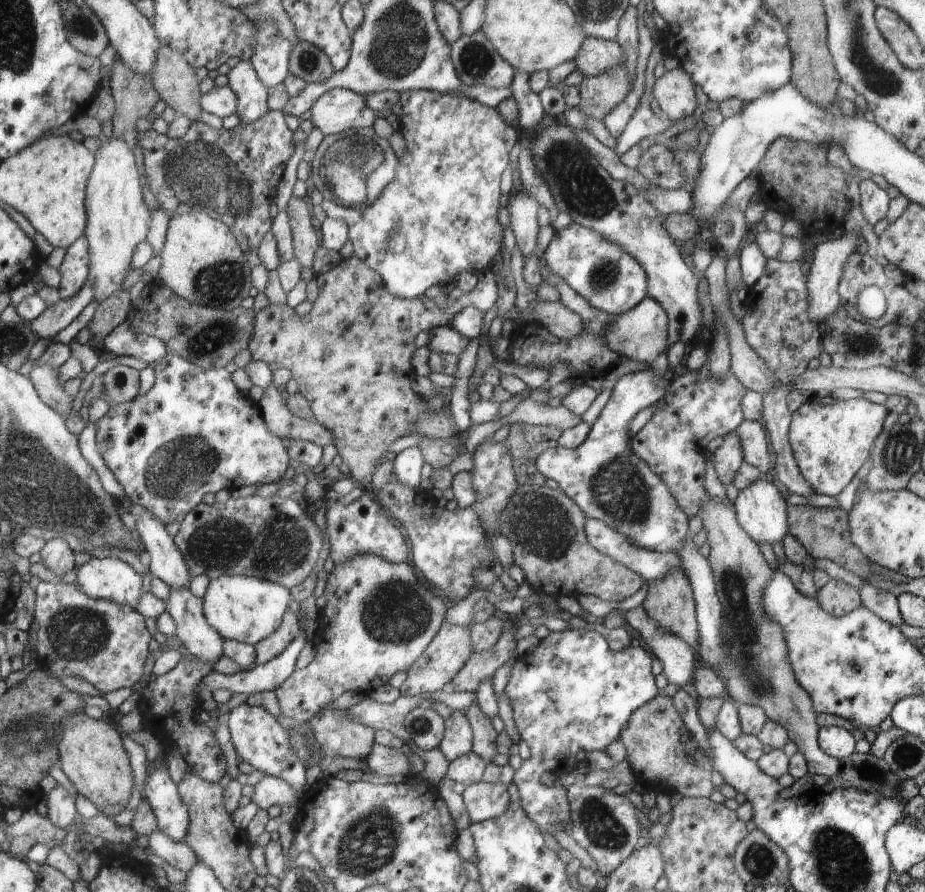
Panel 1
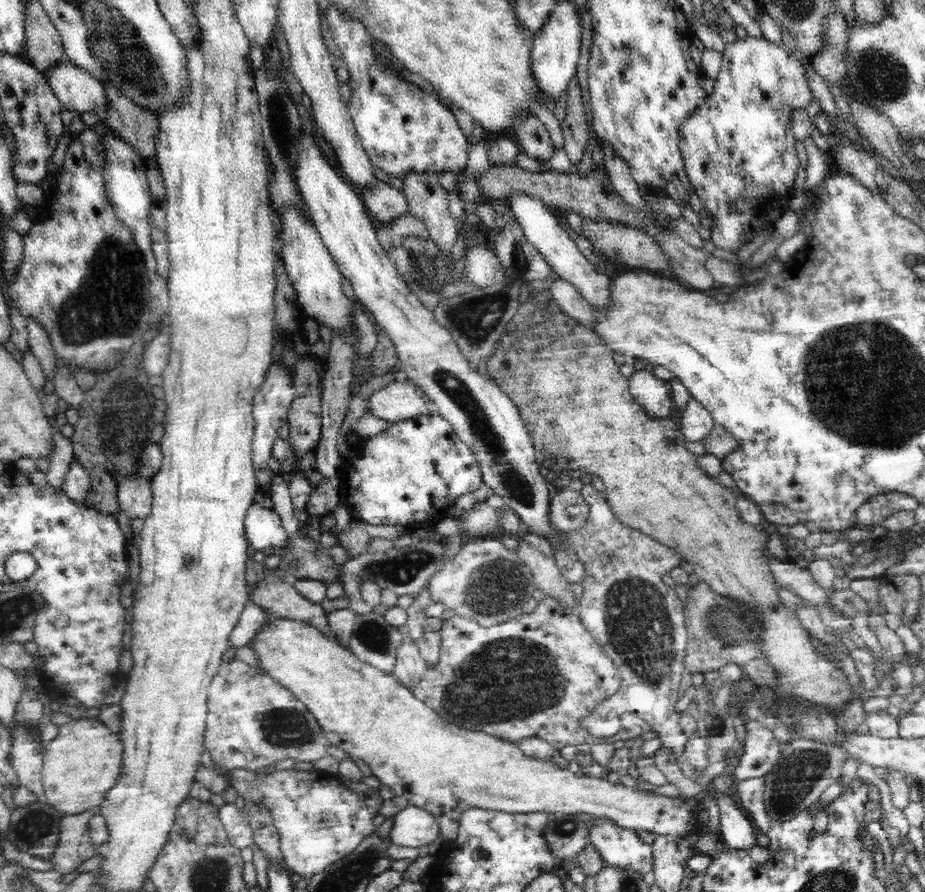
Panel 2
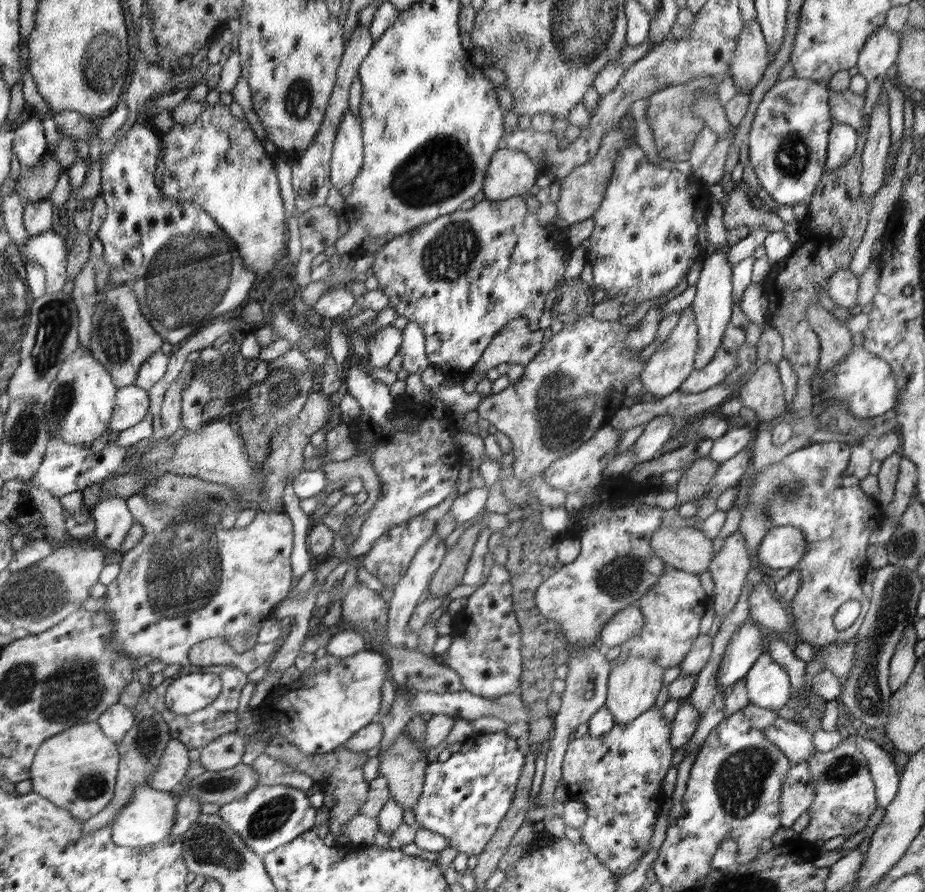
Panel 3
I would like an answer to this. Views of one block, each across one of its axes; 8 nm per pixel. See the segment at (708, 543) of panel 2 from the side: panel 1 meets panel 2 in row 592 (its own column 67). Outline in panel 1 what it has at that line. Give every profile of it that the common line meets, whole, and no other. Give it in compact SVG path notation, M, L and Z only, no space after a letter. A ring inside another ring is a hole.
M75 713L68 716L62 722L61 739L59 740L59 762L58 766L62 772L70 779L73 784L74 791L77 795L82 795L84 799L90 801L100 813L114 818L120 814L130 800L132 794L132 770L130 770L130 762L128 762L128 754L122 748L122 740L120 740L120 732L104 722L104 720L95 720L88 715Z

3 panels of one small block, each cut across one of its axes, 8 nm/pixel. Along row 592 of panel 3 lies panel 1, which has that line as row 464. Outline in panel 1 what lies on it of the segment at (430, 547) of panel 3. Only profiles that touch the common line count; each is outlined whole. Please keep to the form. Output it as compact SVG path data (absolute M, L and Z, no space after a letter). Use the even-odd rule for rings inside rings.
M418 446L407 448L396 454L393 463L393 476L398 482L417 490L420 489L424 457Z

